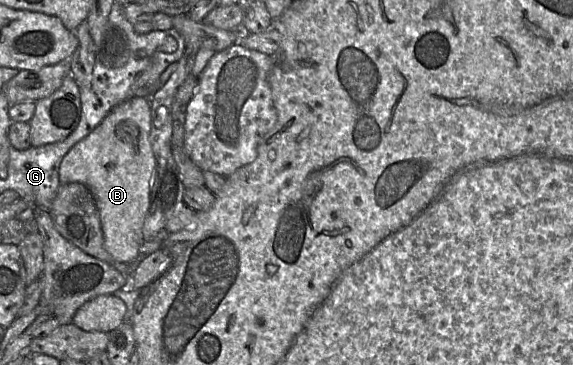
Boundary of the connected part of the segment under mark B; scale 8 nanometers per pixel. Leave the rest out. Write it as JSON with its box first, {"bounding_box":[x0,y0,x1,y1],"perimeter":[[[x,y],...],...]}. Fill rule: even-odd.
{"bounding_box":[61,96,155,264],"perimeter":[[[134,96],[116,105],[103,121],[63,157],[61,184],[79,182],[93,194],[99,211],[105,248],[116,264],[130,264],[143,244],[143,224],[150,205],[155,158],[149,141],[149,98]]]}

